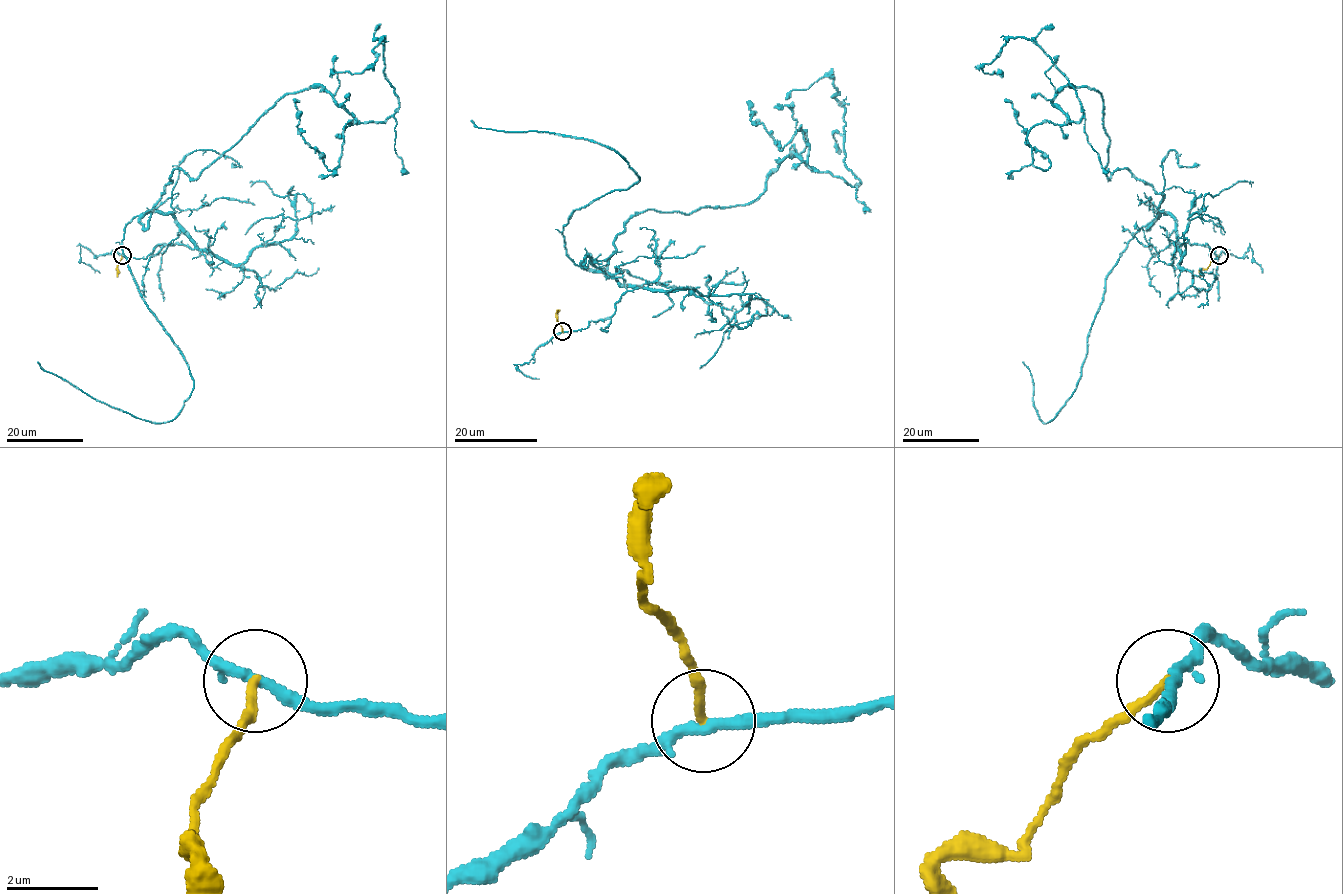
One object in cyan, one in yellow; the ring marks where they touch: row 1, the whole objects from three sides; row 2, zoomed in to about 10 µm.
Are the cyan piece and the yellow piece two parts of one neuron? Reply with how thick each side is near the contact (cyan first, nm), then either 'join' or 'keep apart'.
240 nm thick on the cyan side, 180 nm on the other; keep apart

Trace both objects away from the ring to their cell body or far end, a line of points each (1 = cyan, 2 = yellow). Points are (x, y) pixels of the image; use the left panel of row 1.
1: (122, 255), (194, 248), (139, 220), (286, 95), (399, 106), (384, 37), (329, 76)
2: (122, 255), (117, 276)

